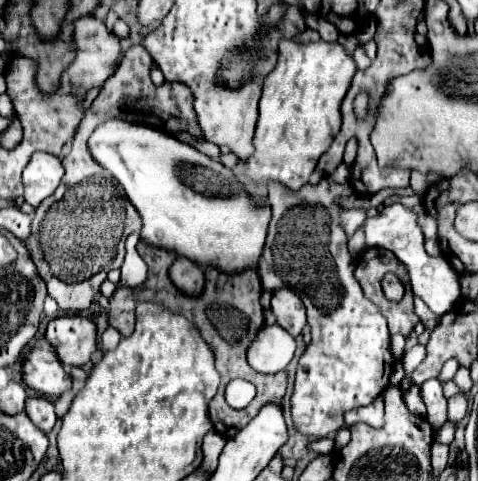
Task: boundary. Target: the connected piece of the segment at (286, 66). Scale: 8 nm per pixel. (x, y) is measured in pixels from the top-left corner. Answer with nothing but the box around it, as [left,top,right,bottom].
[245,39,357,191]

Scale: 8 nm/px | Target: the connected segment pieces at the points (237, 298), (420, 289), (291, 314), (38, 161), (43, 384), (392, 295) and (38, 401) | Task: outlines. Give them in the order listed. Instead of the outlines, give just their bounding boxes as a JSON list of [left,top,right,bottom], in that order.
[[109,241,287,439],[363,203,461,317],[271,289,305,337],[23,153,63,207],[23,343,71,397],[381,273,405,302],[25,397,55,433]]

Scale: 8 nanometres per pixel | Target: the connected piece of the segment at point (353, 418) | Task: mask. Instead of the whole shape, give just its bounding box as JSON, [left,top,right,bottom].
[345,399,383,427]

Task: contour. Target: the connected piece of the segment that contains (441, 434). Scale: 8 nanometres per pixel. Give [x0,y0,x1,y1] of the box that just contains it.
[435,421,455,443]

